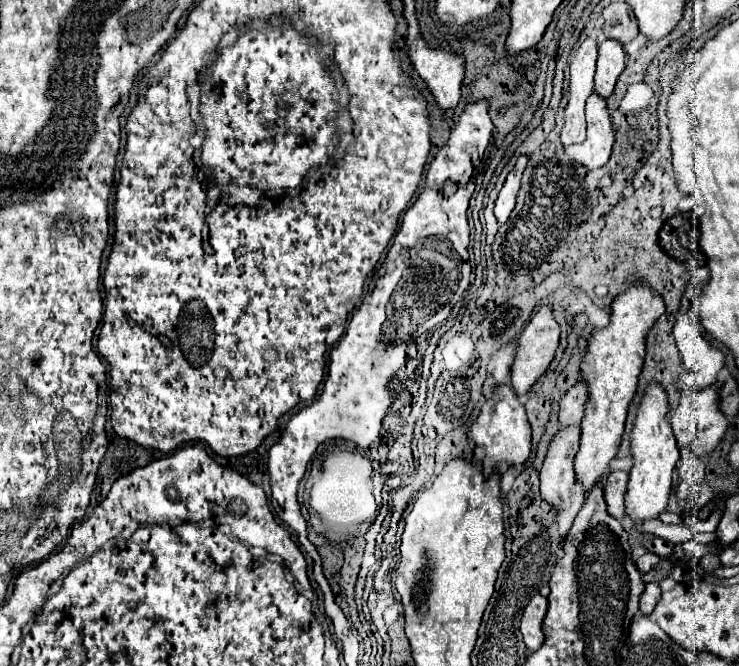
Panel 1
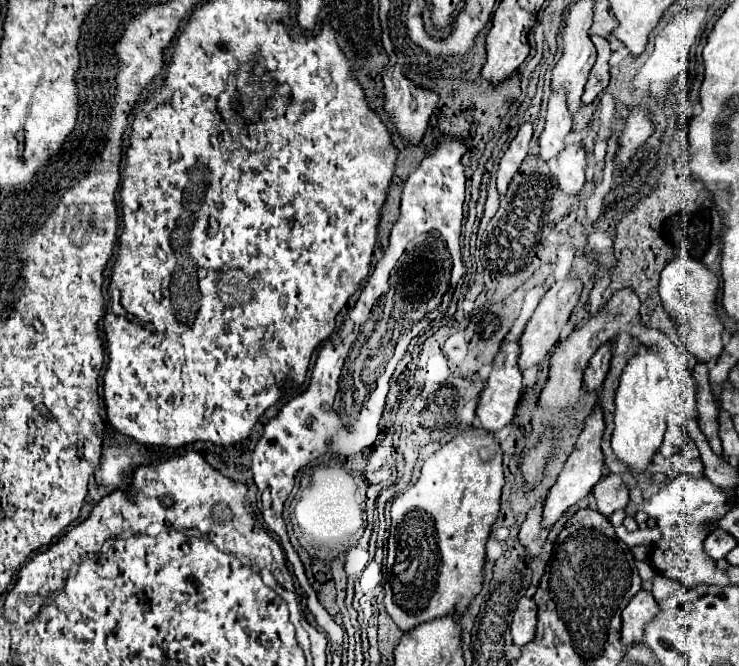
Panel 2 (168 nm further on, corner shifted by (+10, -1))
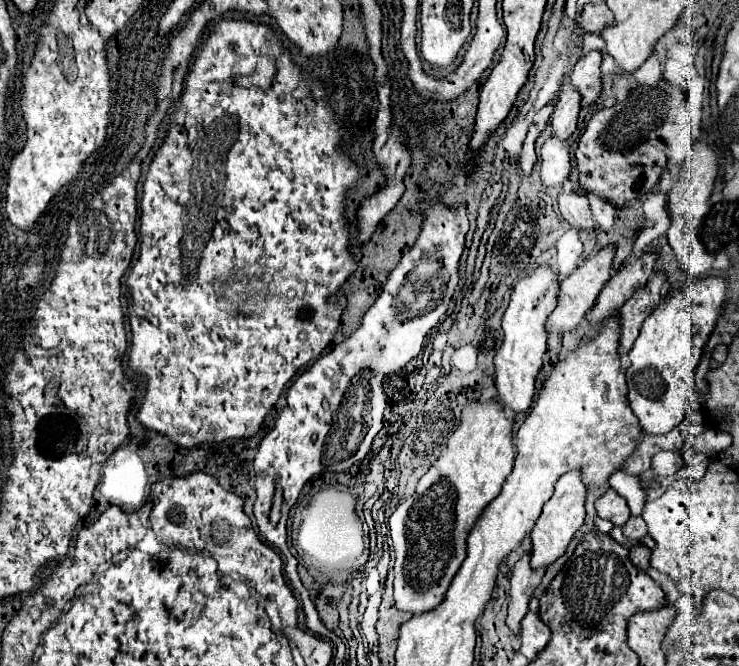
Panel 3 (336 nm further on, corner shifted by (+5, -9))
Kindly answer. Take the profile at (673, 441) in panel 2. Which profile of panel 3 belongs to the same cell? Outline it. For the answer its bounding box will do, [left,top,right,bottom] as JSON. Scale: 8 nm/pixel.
[651,452,683,476]

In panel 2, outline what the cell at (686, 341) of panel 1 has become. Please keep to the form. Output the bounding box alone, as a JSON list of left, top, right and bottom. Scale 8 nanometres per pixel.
[660,236,722,364]

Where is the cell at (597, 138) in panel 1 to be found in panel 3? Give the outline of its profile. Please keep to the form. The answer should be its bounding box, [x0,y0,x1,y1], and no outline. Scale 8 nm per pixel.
[559,188,595,230]

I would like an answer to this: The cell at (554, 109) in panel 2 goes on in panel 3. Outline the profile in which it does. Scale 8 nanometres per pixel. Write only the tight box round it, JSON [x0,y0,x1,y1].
[541,138,571,188]

